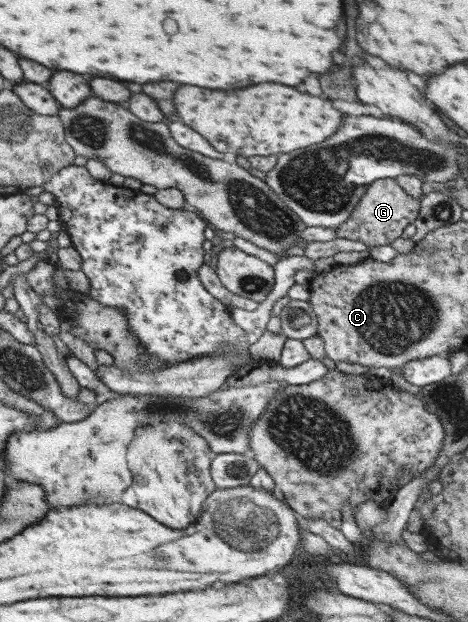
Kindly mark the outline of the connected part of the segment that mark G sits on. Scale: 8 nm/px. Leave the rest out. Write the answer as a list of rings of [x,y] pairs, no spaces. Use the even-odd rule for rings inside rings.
[[[393,178],[375,180],[367,186],[349,217],[335,227],[336,237],[366,243],[369,248],[390,245],[394,239],[400,237],[407,225],[415,221],[417,211],[419,199],[405,193]]]

